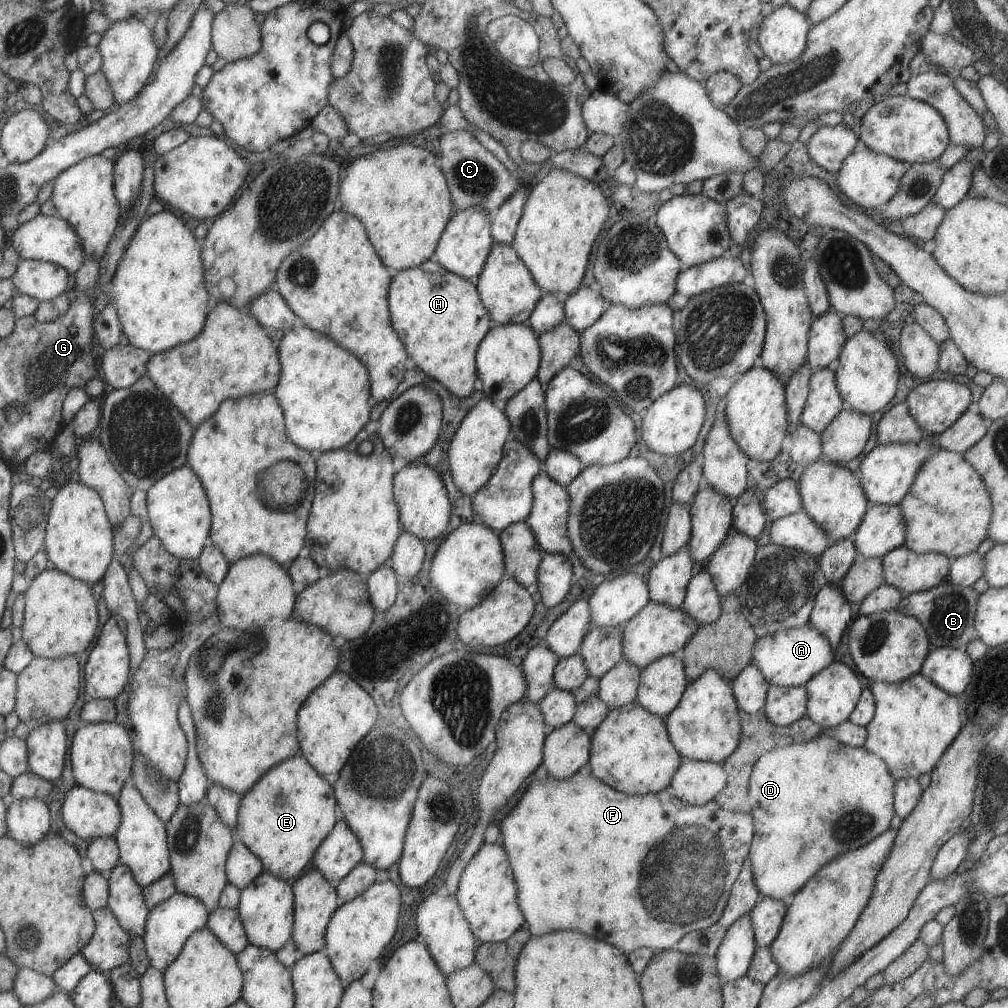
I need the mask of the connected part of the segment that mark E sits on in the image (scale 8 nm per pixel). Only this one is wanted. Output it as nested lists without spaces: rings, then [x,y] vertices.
[[[293,755],[269,767],[240,796],[233,834],[259,859],[263,868],[281,880],[296,879],[315,849],[339,820],[332,785],[301,756]]]

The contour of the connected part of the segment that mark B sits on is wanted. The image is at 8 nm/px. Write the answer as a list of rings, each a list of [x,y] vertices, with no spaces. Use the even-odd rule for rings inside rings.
[[[945,578],[927,590],[903,595],[896,609],[919,621],[927,633],[931,648],[957,648],[957,646],[965,648],[967,642],[977,637],[974,627],[977,599],[978,593],[973,589],[973,585],[962,587],[954,585],[949,578]]]

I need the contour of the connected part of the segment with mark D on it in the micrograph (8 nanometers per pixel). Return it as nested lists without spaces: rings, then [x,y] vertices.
[[[819,735],[806,743],[793,743],[788,746],[775,747],[764,752],[753,765],[748,778],[748,796],[747,802],[750,806],[749,813],[752,816],[754,833],[747,859],[749,859],[753,882],[760,892],[761,896],[774,899],[781,899],[787,902],[807,882],[810,876],[813,876],[825,863],[832,861],[837,855],[847,851],[855,850],[873,838],[878,837],[882,832],[889,828],[889,820],[894,814],[894,778],[887,770],[887,765],[876,754],[865,750],[865,747],[850,747],[841,744],[833,737]]]

